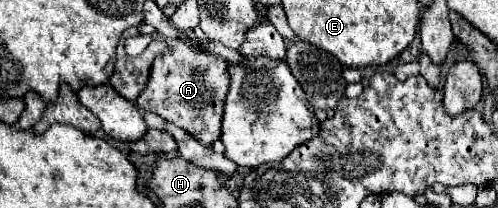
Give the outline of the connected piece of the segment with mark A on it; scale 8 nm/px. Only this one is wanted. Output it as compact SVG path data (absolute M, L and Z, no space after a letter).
M168 40L170 52L156 56L146 90L138 96L138 108L154 112L194 136L200 144L212 146L220 138L222 102L226 96L226 60L194 50L182 40Z

